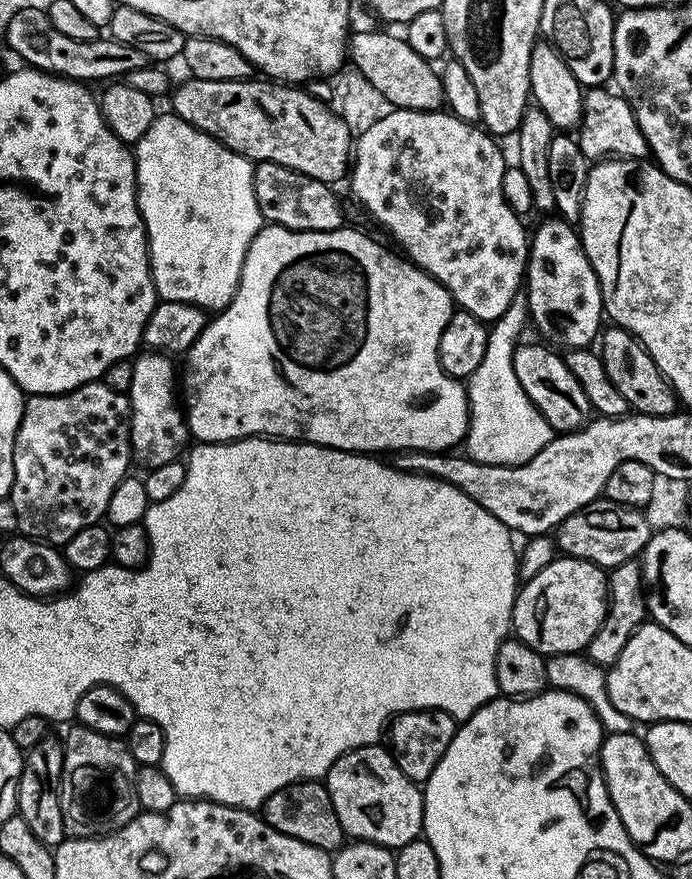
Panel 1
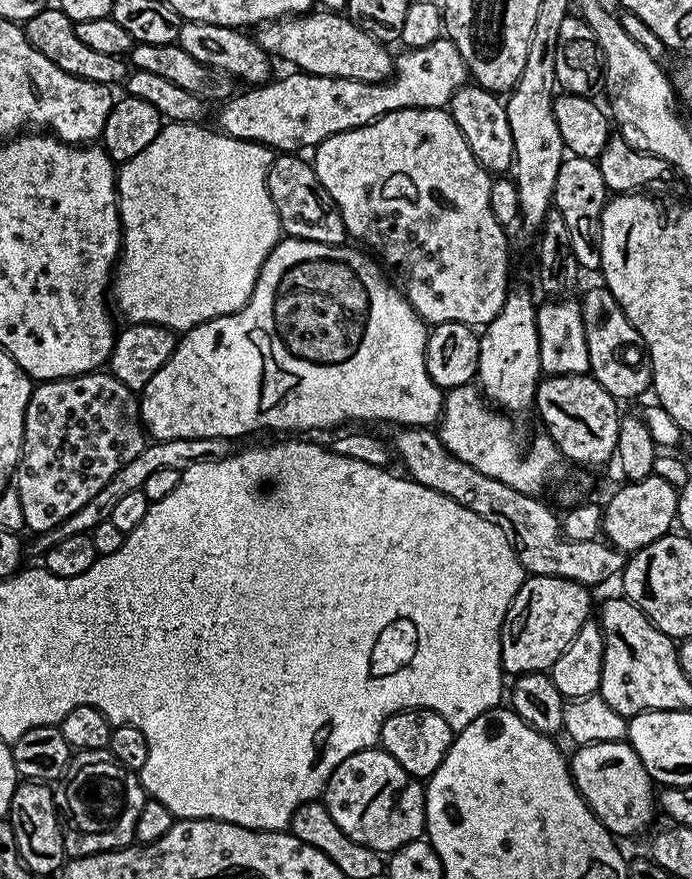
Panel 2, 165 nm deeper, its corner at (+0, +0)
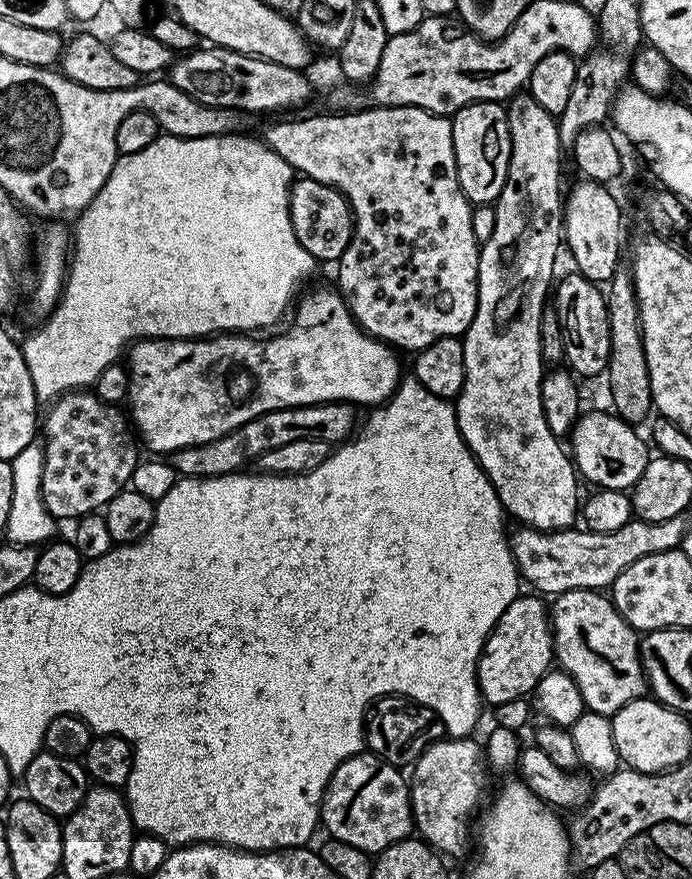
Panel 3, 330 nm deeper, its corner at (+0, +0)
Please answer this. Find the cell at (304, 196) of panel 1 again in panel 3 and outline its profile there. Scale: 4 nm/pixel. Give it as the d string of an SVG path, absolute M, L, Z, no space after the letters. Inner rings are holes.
M293 179L292 186L288 189L288 213L298 242L317 262L339 261L346 246L350 246L354 223L352 208L337 188L331 188L317 180Z

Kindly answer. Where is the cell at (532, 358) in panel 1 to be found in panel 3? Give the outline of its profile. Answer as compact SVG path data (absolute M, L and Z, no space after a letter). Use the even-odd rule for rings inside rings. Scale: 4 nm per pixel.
M585 411L581 415L570 433L570 455L577 473L583 479L585 476L592 486L630 490L638 482L638 478L642 478L642 470L646 470L650 459L649 445L646 440L644 445L643 438L636 433L639 431L633 425L611 411L608 412Z

